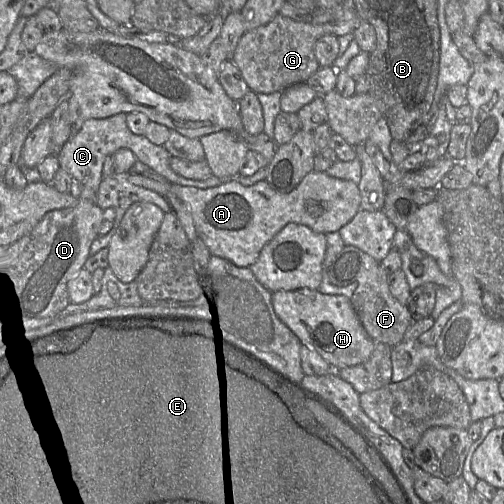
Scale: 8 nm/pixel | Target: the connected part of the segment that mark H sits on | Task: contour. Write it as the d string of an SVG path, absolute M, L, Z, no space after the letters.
M301 288L274 292L272 302L277 316L302 344L317 351L335 370L362 364L371 356L375 342L361 324L349 298Z

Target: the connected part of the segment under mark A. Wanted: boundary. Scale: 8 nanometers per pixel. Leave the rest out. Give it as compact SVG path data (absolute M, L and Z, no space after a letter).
M312 170L299 185L290 193L280 194L273 190L266 180L252 186L243 186L236 180L222 181L218 186L201 189L192 186L181 186L168 181L157 181L141 174L130 174L127 181L131 184L145 187L164 196L167 192L175 194L191 213L198 238L207 246L214 256L226 259L239 267L253 265L263 247L287 224L298 223L306 225L313 231L327 234L337 232L346 225L360 210L361 195L358 184L350 180L342 180L328 175L326 172Z

